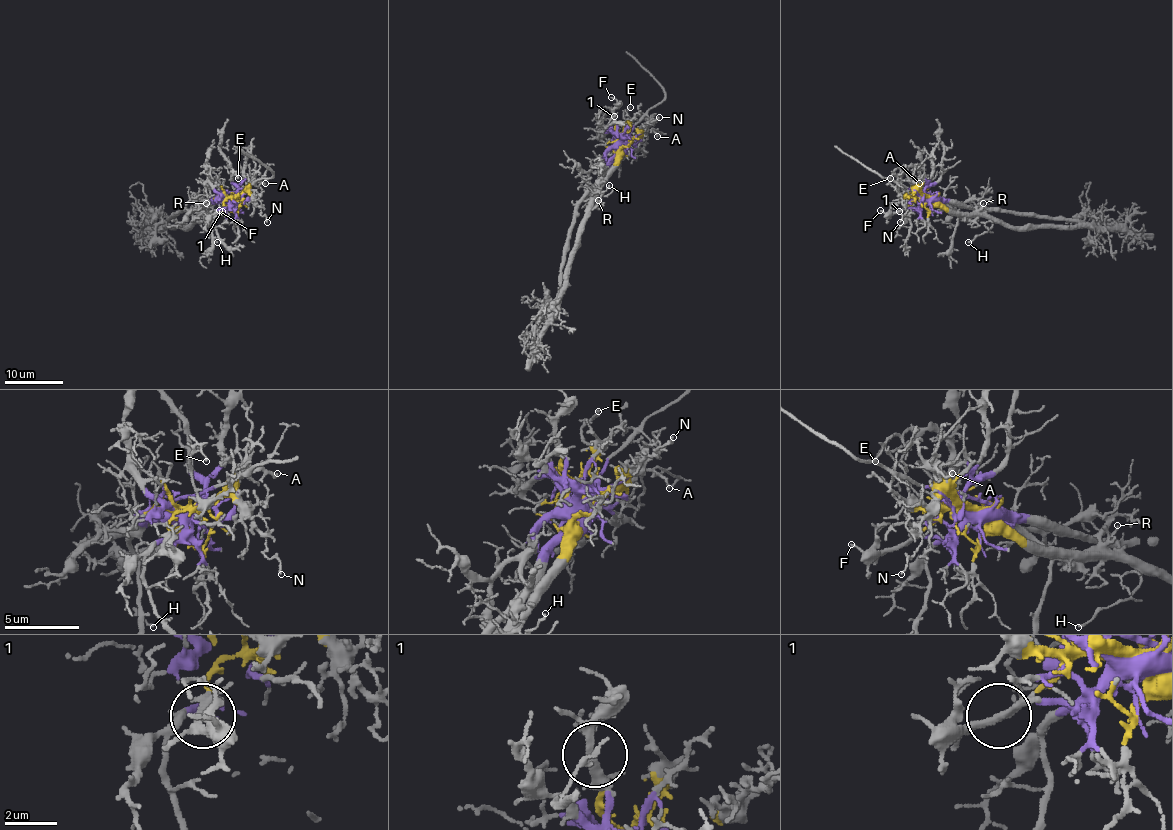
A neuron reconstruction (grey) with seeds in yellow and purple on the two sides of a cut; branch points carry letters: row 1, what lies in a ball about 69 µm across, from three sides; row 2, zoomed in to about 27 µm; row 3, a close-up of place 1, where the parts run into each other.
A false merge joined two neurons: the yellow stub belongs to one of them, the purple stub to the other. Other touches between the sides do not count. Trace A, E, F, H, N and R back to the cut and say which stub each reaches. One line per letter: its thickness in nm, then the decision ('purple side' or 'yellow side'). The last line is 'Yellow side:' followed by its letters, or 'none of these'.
A: 140 nm | yellow side
E: 120 nm | yellow side
F: 110 nm | purple side
H: 140 nm | yellow side
N: 110 nm | yellow side
R: 80 nm | yellow side
Yellow side: A, E, H, N, R

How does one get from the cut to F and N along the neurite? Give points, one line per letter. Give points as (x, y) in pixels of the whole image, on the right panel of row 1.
F: (929, 198), (915, 208), (895, 212), (881, 211)
N: (929, 198), (915, 192), (907, 202), (907, 212), (899, 222)

